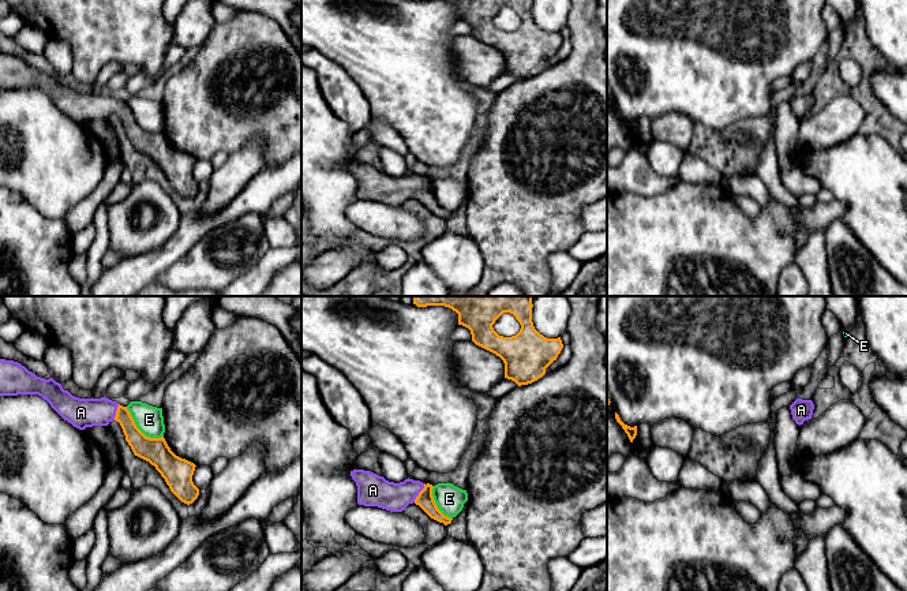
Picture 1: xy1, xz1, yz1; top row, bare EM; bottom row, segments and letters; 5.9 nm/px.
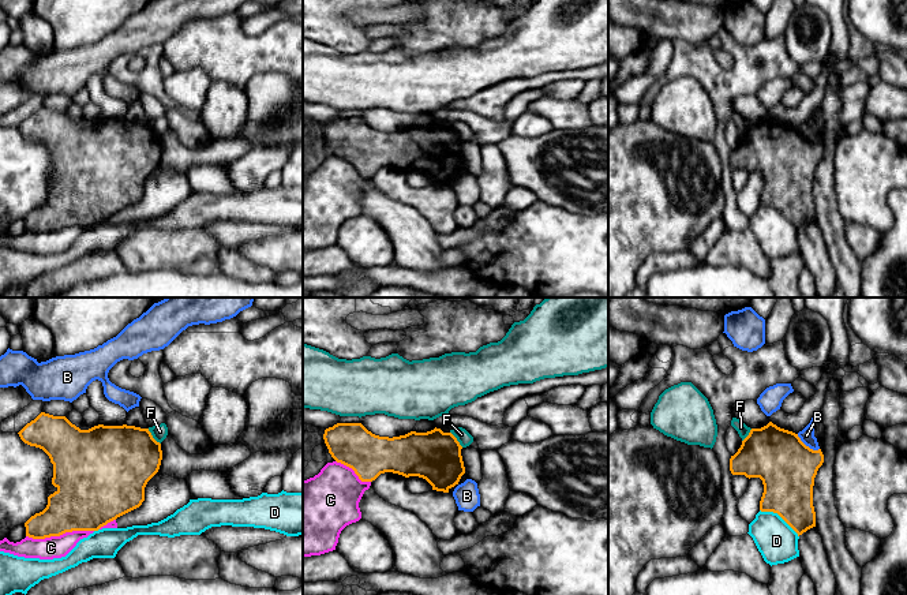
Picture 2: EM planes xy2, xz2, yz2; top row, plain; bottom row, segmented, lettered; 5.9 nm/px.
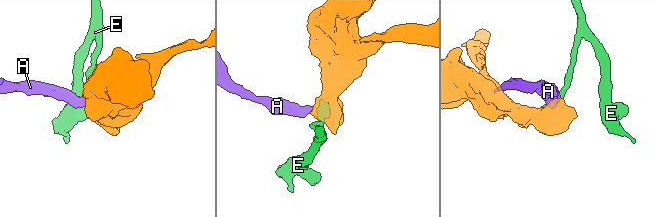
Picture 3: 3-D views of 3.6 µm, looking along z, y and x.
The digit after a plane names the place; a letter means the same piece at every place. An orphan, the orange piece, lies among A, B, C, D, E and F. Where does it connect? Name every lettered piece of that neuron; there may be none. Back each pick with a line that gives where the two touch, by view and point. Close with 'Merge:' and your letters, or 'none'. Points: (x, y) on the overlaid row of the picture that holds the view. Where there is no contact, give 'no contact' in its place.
A: meets orange in xz1 at (419, 493)
Merge: A

